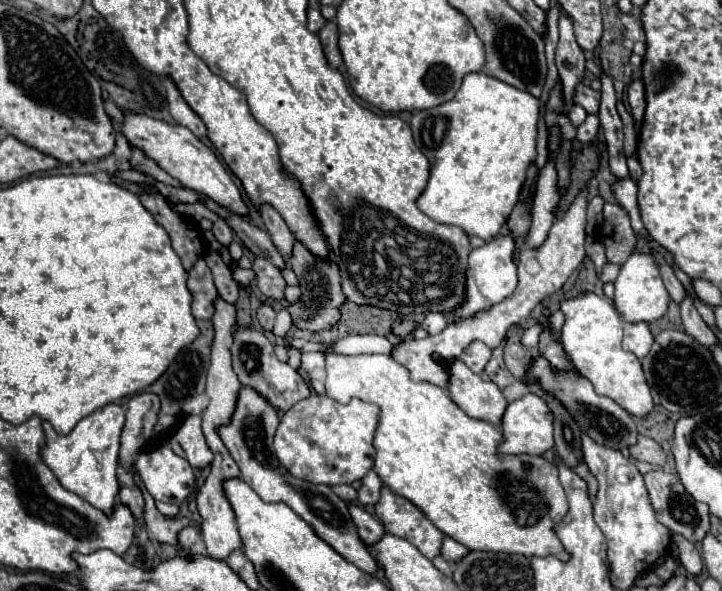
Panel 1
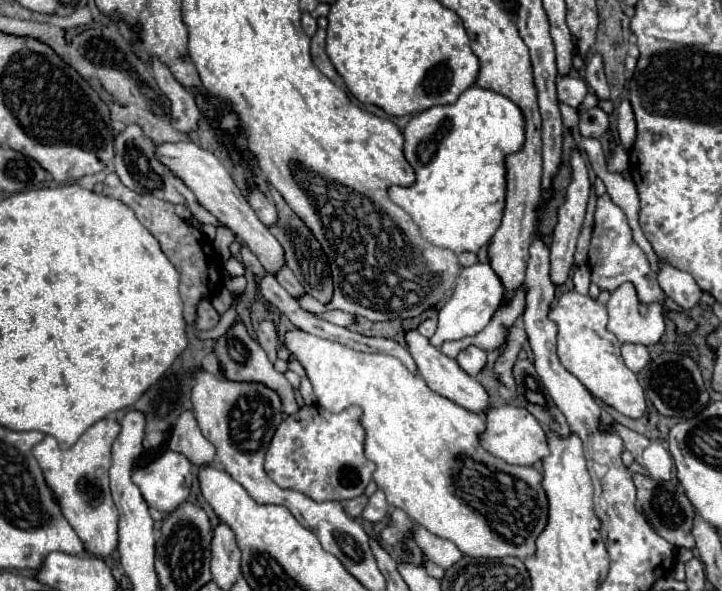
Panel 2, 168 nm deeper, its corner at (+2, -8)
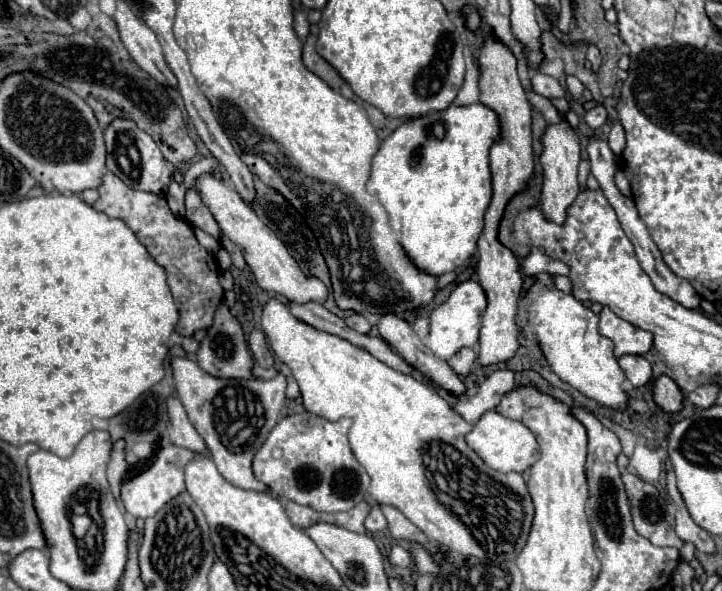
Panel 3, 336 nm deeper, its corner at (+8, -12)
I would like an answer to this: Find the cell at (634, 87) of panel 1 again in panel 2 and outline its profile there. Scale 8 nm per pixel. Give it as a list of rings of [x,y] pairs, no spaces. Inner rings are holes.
[[[622,100],[618,106],[618,134],[620,134],[620,144],[626,150],[630,150],[636,138],[636,120],[628,100]]]

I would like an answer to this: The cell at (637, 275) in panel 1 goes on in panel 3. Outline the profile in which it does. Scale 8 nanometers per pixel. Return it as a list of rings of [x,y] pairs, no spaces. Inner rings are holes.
[[[602,308],[598,332],[614,342],[614,356],[646,354],[652,346],[652,334],[634,328],[630,322],[620,320],[610,308]]]

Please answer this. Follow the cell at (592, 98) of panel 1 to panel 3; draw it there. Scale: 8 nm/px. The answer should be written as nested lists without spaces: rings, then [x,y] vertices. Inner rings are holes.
[[[540,72],[532,74],[532,88],[534,88],[534,92],[538,92],[540,96],[546,96],[546,98],[564,98],[566,96],[564,86],[556,78],[540,74]]]

